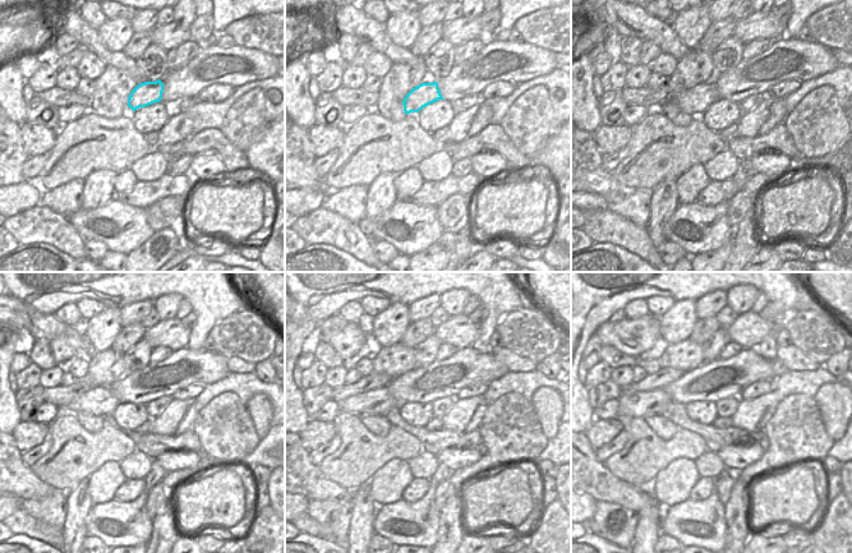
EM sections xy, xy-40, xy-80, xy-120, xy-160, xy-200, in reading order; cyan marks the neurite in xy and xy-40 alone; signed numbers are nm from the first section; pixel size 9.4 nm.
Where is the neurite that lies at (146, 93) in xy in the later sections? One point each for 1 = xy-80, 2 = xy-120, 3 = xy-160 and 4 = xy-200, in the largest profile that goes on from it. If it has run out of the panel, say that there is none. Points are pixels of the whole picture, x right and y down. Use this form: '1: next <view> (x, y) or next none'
1: next xy-80 (696, 100)
2: next xy-120 (100, 401)
3: next xy-160 (380, 401)
4: next xy-200 (641, 404)

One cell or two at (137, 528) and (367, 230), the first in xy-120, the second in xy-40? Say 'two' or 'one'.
one

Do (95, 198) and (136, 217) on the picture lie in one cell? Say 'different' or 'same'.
different

